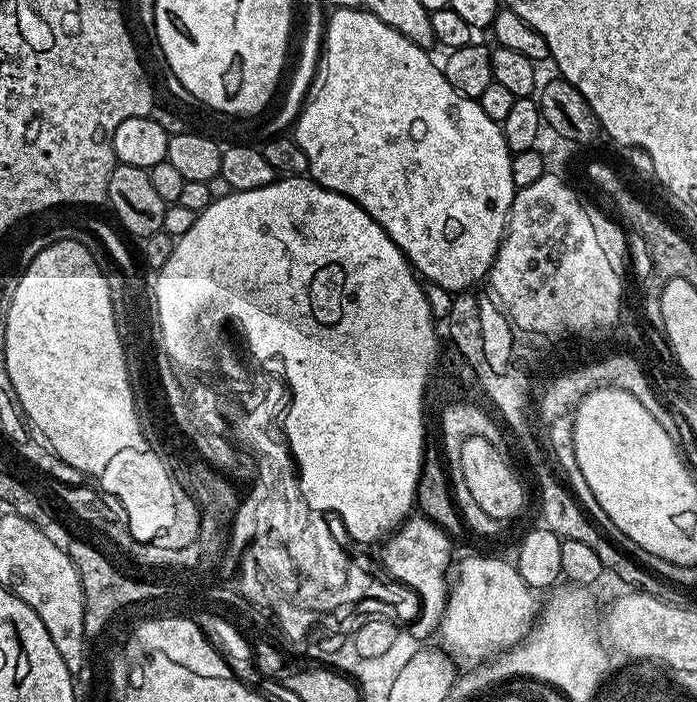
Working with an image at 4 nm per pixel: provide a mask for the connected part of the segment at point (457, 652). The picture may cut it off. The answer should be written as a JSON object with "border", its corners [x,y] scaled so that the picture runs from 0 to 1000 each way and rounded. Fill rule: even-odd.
{"border":[[[671,792],[653,811],[654,828],[650,825],[643,845],[643,858],[637,862],[637,877],[628,890],[630,922],[651,936],[656,942],[667,940],[671,949],[689,949],[706,933],[733,926],[747,916],[762,902],[772,882],[770,845],[759,838],[756,829],[746,821],[739,802],[710,798],[700,792]]]}

